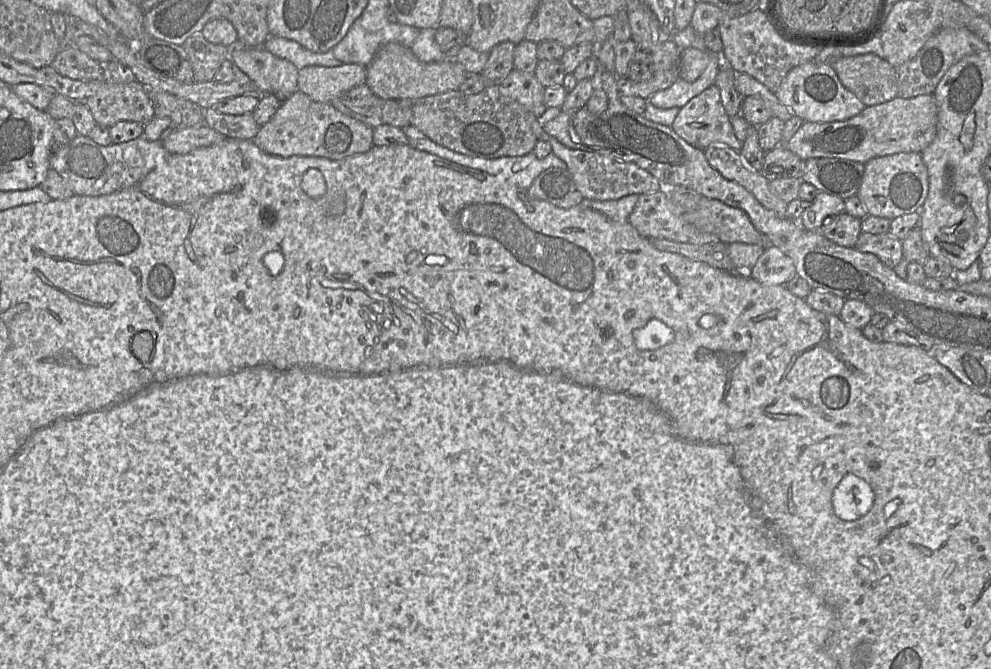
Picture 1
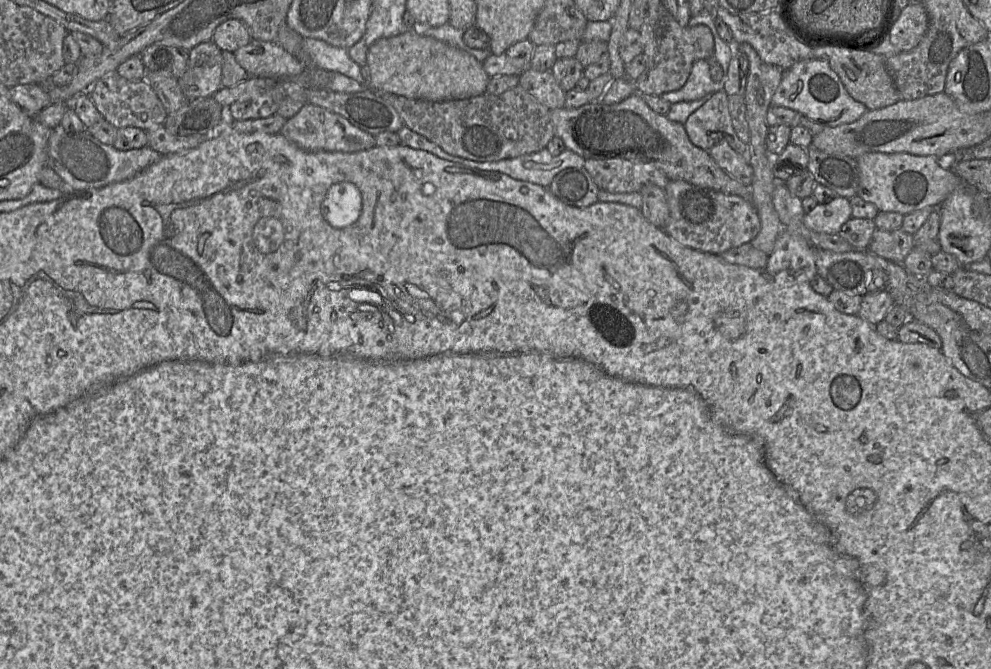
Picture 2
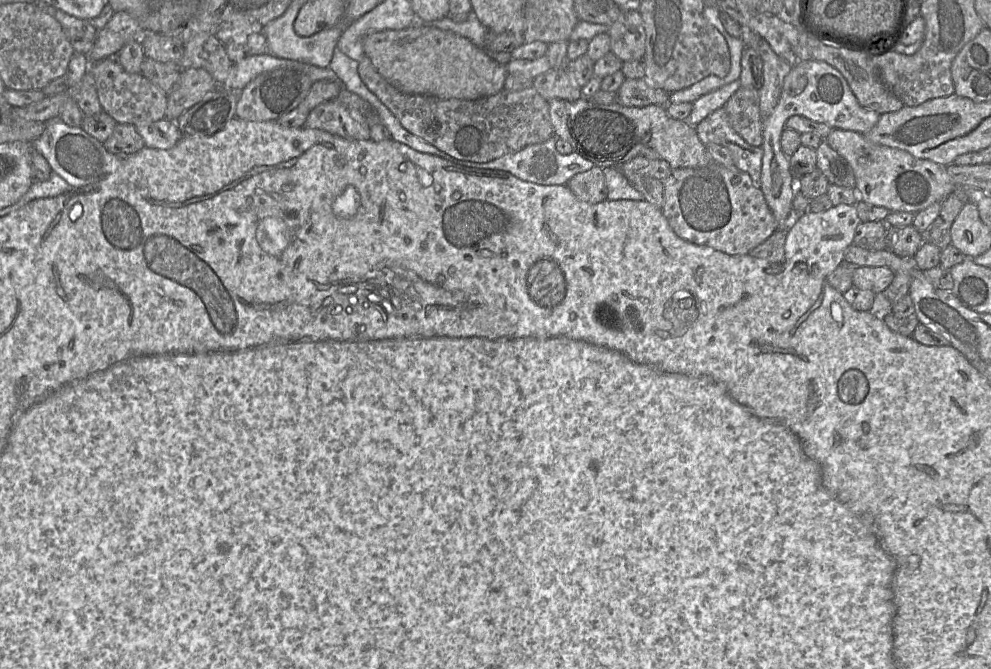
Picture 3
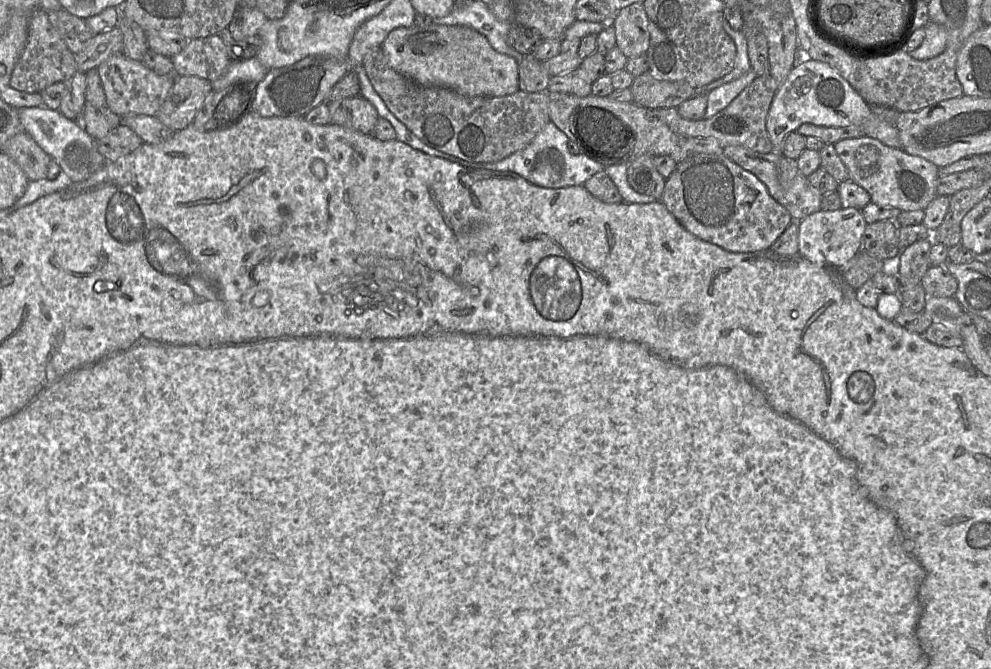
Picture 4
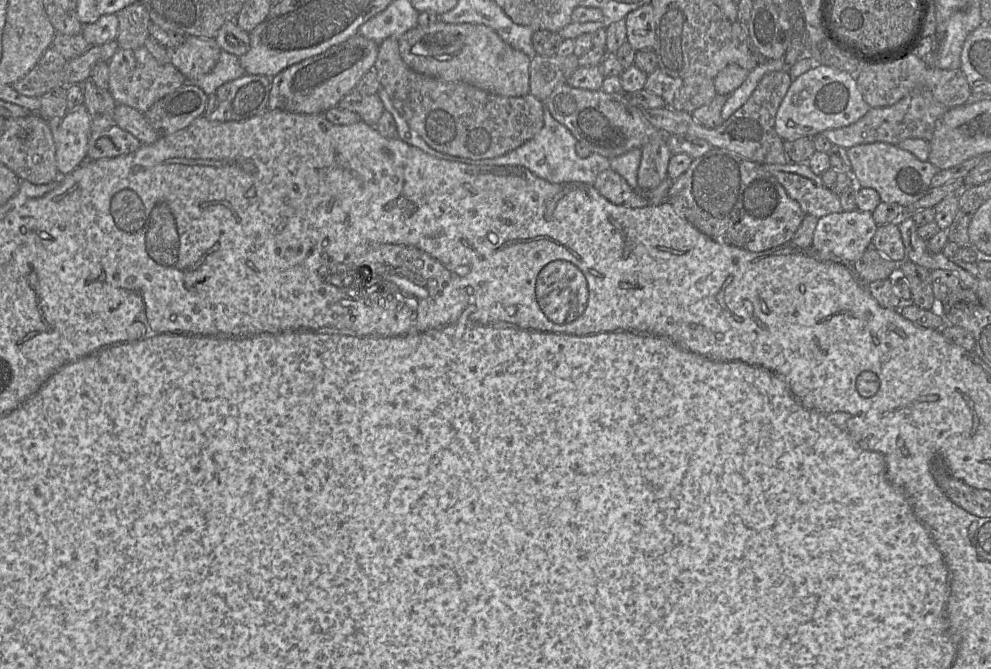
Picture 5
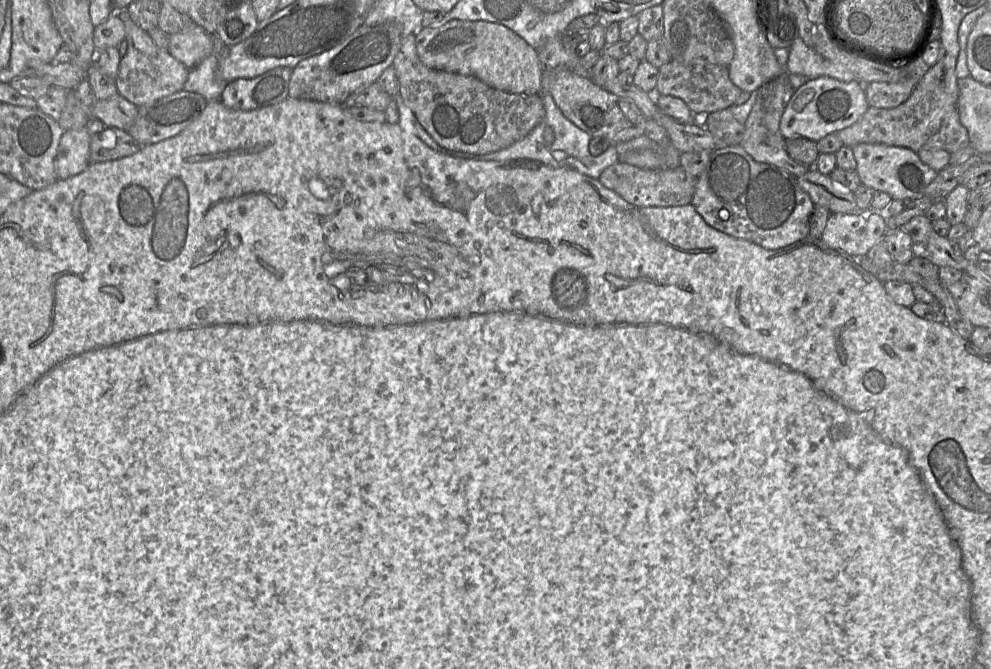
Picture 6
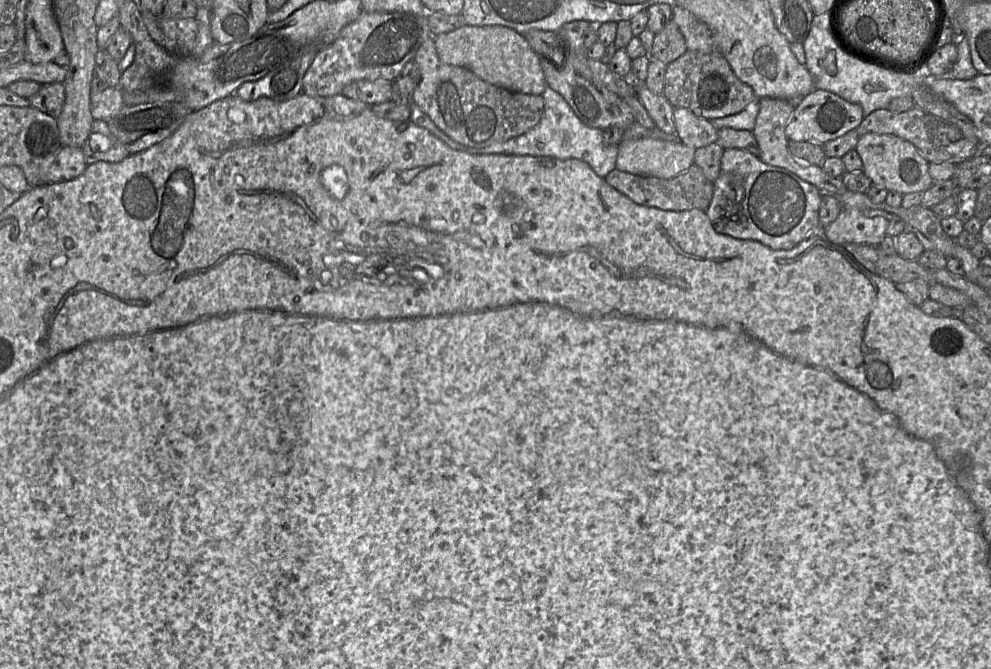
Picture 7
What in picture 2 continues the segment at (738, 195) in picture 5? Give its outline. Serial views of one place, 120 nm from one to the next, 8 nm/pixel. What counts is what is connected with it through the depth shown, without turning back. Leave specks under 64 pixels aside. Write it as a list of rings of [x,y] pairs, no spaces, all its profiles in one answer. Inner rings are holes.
[[[669,180],[664,188],[669,207],[665,232],[680,244],[715,255],[750,243],[761,230],[761,220],[754,204],[744,197]]]

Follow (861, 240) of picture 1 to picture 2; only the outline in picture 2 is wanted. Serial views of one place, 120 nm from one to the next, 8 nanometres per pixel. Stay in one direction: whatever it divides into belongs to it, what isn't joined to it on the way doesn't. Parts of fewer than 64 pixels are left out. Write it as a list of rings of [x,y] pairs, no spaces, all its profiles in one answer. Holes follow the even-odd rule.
[[[876,228],[868,250],[887,260],[902,264],[914,247],[913,235],[901,228],[893,231]]]

